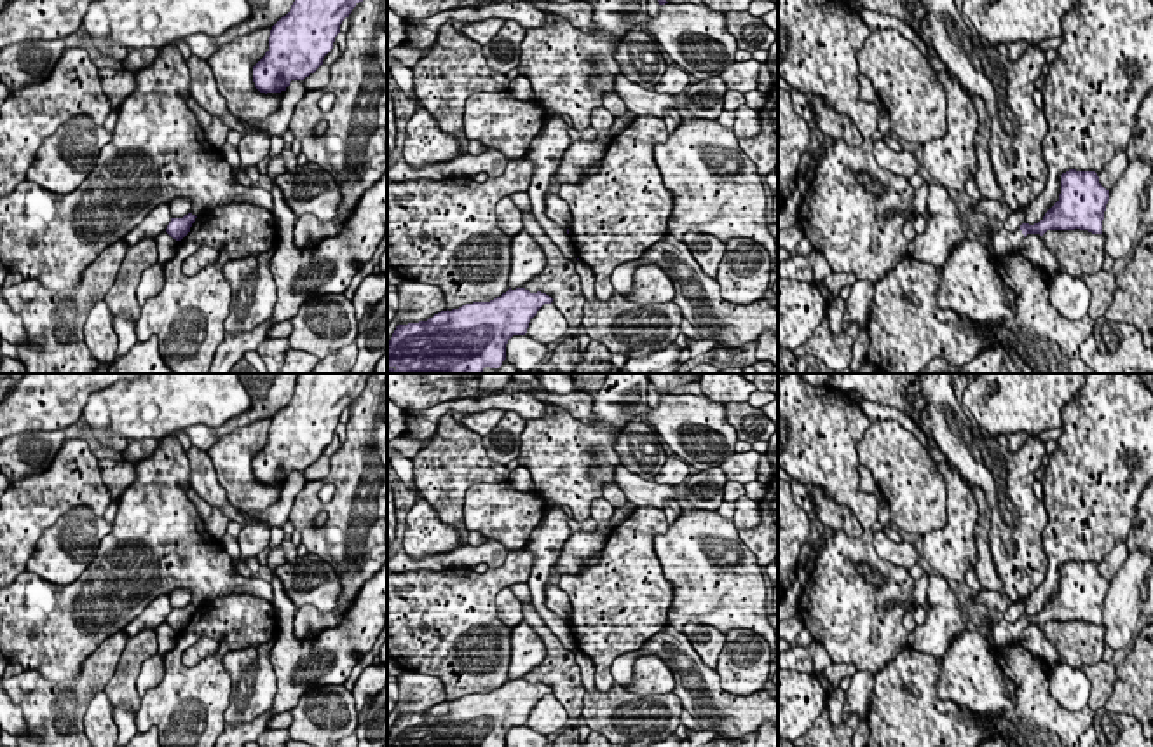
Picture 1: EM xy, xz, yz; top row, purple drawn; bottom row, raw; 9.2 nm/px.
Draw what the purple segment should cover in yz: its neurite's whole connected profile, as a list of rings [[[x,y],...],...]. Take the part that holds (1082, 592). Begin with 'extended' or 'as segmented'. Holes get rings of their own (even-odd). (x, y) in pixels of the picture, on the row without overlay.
extended; [[[1069,560],[1061,565],[1059,592],[1034,614],[1022,614],[1010,623],[1003,618],[993,627],[989,648],[994,653],[1005,644],[1019,642],[1027,625],[1043,627],[1047,621],[1088,621],[1102,625],[1102,611],[1109,581],[1099,574],[1095,562]]]

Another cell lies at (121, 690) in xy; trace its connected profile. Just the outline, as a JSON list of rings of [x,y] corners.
[[[152,628],[138,632],[127,639],[113,677],[108,681],[105,693],[112,705],[129,712],[138,712],[141,698],[136,691],[136,679],[145,660],[159,654],[157,634]]]

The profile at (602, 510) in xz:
[[[595,499],[591,503],[591,518],[598,525],[595,532],[611,534],[612,529],[609,527],[609,520],[612,518],[612,515],[614,508],[607,499]]]

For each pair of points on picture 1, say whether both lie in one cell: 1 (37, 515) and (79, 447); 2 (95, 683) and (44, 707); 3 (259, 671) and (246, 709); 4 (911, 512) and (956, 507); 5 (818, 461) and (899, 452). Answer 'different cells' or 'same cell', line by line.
1: same cell
2: same cell
3: same cell
4: different cells
5: different cells

